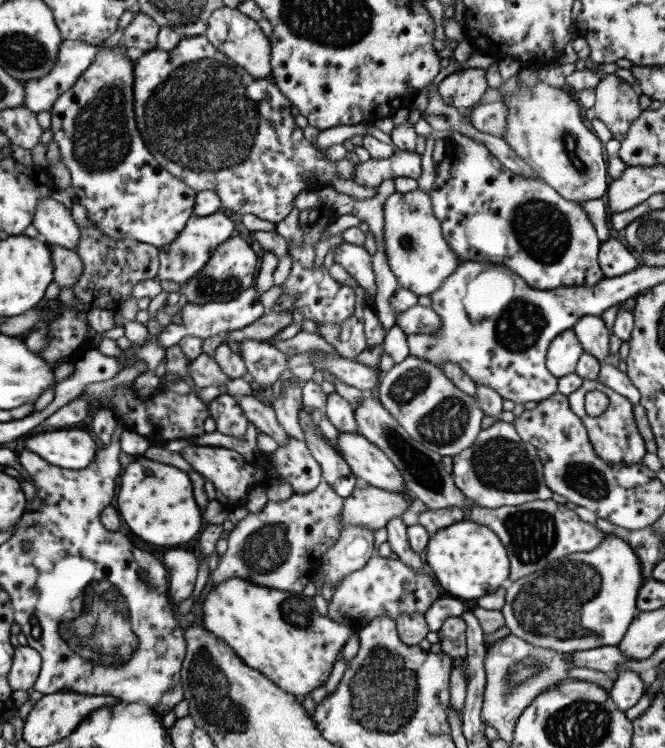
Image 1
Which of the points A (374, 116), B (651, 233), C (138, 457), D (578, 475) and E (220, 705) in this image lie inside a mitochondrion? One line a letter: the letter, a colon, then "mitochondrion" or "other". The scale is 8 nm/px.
A: other
B: mitochondrion
C: other
D: mitochondrion
E: mitochondrion

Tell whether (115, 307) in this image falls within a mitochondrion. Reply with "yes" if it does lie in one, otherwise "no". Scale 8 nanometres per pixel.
no

